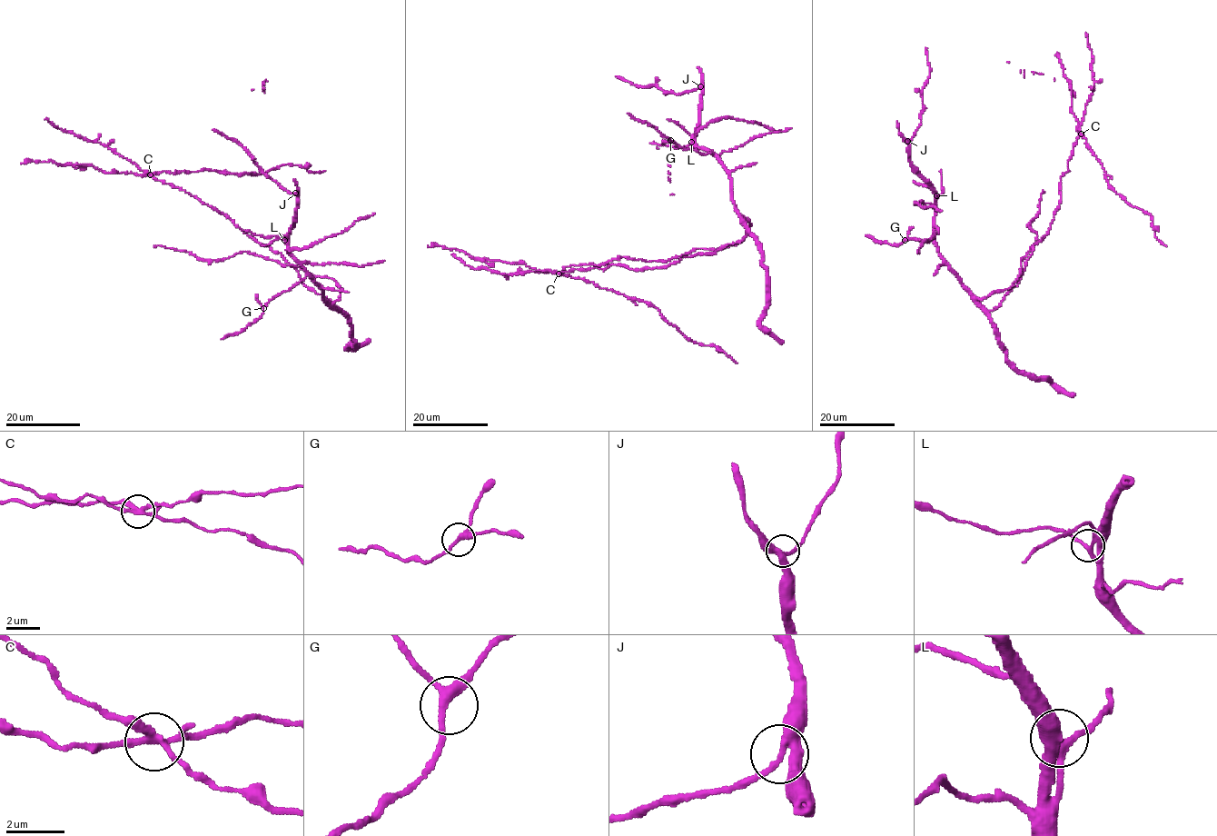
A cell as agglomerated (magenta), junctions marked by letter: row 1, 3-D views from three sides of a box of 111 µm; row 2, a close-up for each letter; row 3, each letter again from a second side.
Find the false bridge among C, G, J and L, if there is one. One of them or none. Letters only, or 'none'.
C

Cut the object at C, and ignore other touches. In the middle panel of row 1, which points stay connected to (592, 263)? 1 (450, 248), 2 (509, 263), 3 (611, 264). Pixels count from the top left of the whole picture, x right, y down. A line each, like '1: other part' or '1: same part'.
1: other part
2: other part
3: same part

